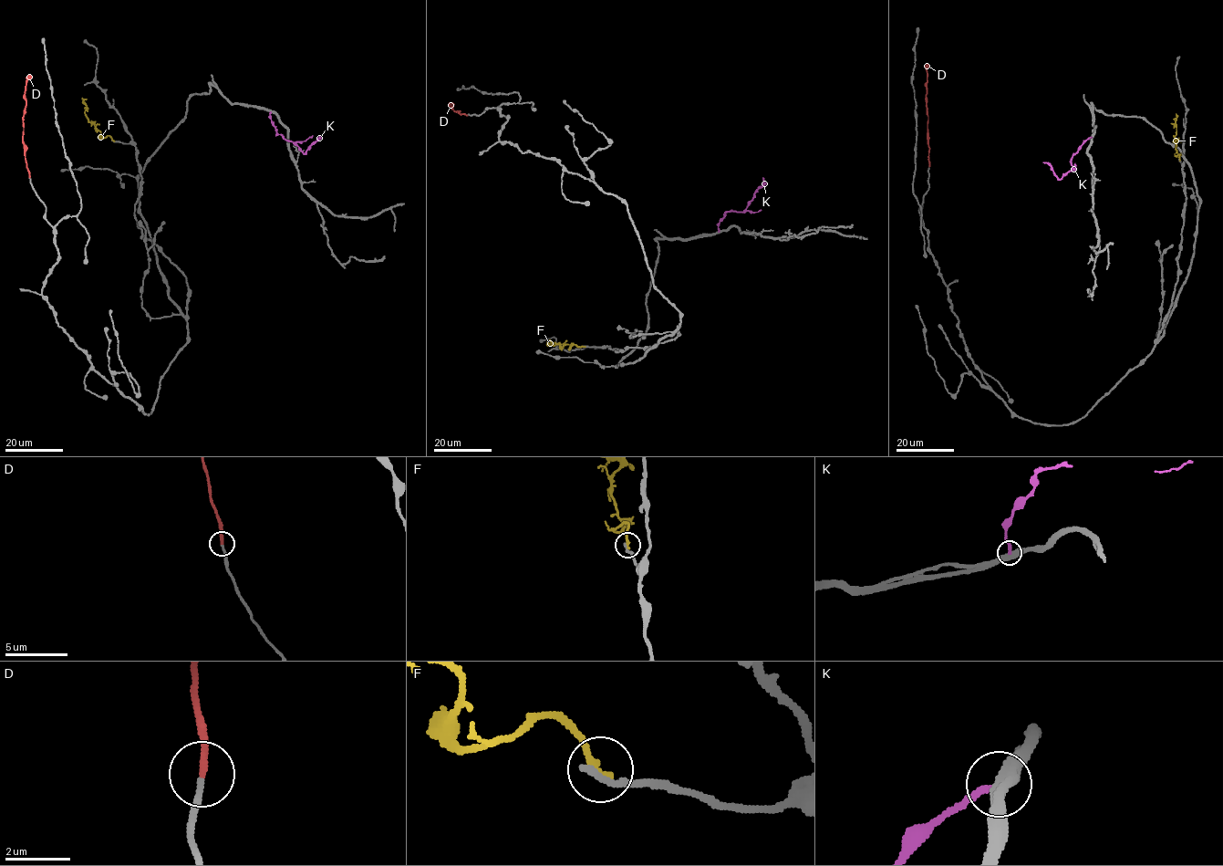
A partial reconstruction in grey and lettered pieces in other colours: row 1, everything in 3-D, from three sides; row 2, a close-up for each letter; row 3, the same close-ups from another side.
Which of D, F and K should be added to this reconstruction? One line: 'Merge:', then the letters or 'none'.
Merge: D

